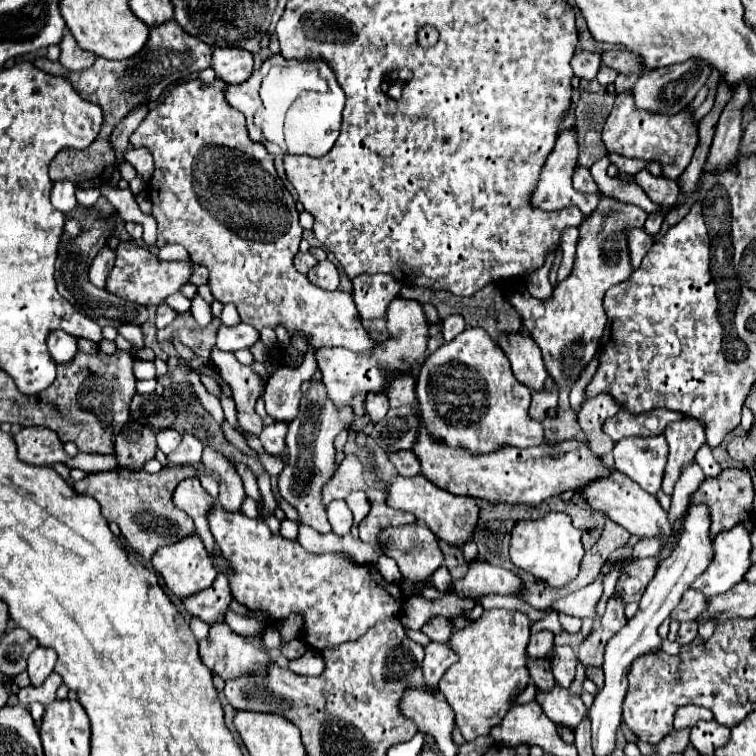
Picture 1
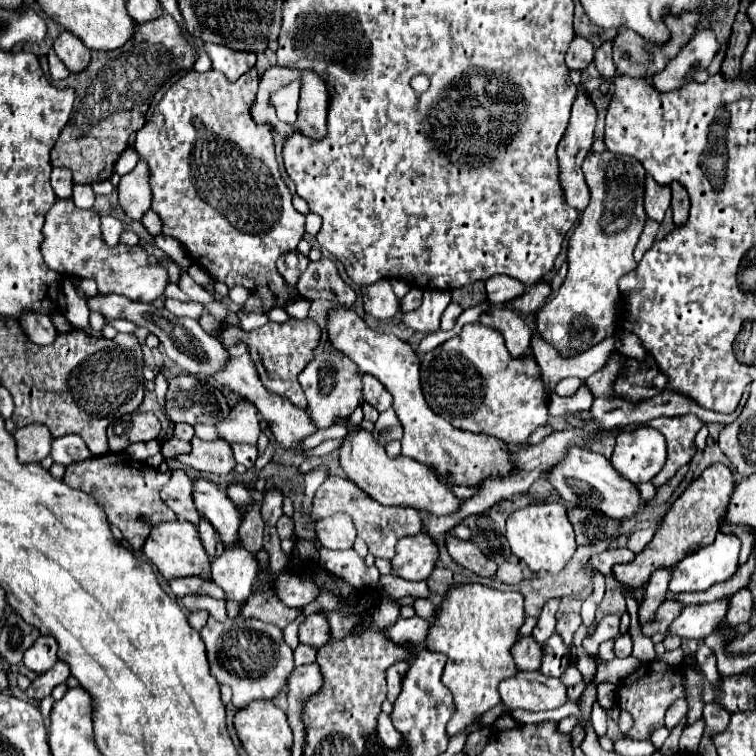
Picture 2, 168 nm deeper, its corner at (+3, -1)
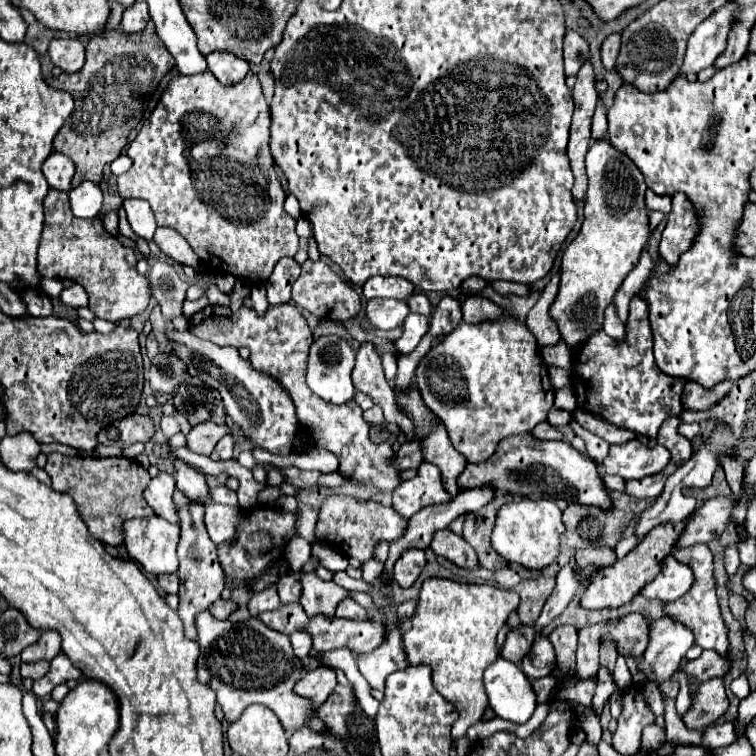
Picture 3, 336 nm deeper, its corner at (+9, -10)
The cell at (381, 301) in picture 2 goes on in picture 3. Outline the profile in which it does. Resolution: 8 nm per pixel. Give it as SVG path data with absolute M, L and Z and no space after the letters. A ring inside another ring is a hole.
M371 298L365 304L365 316L369 318L371 326L379 330L393 330L401 326L407 314L409 314L409 308L403 300Z

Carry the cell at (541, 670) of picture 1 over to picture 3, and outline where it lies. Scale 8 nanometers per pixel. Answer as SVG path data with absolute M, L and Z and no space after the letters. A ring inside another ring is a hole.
M521 626L521 628L517 628L517 630L507 634L507 640L505 640L505 646L501 650L501 656L505 660L509 660L509 662L521 664L521 658L525 658L525 654L531 652L533 640L535 640L533 626Z

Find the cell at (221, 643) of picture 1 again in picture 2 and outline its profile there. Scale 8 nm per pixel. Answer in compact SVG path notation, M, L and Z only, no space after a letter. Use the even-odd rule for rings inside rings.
M213 617L207 619L207 625L201 629L201 637L207 645L207 659L211 665L211 675L217 679L219 685L229 685L233 689L233 705L237 709L249 705L255 699L277 699L281 693L287 691L287 677L293 671L293 649L285 643L283 631L277 625L263 623L255 617L235 617L227 621L215 621Z

